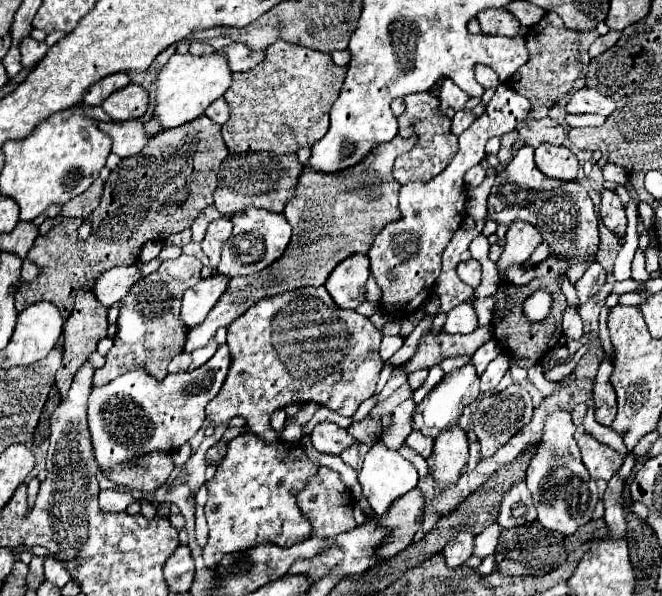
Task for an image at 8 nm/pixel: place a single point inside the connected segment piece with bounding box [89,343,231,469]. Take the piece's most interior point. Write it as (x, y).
(134, 414)

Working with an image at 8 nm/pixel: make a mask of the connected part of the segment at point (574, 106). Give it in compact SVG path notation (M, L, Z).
M583 87L571 95L567 111L569 113L599 113L607 117L615 111L615 107L617 107L615 99L607 95L605 91Z

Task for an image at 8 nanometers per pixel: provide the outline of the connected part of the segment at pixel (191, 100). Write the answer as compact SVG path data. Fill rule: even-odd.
M213 51L209 55L179 55L175 53L169 63L163 67L157 79L157 107L153 109L153 117L157 117L165 129L181 127L205 113L205 109L231 87L233 71L229 69L229 61L221 51Z

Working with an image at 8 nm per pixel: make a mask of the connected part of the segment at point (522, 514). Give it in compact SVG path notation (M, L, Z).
M521 481L515 487L511 487L511 491L507 491L507 495L503 497L497 523L501 527L509 529L509 527L519 527L519 525L531 523L535 519L537 519L537 511L533 507L525 481Z

